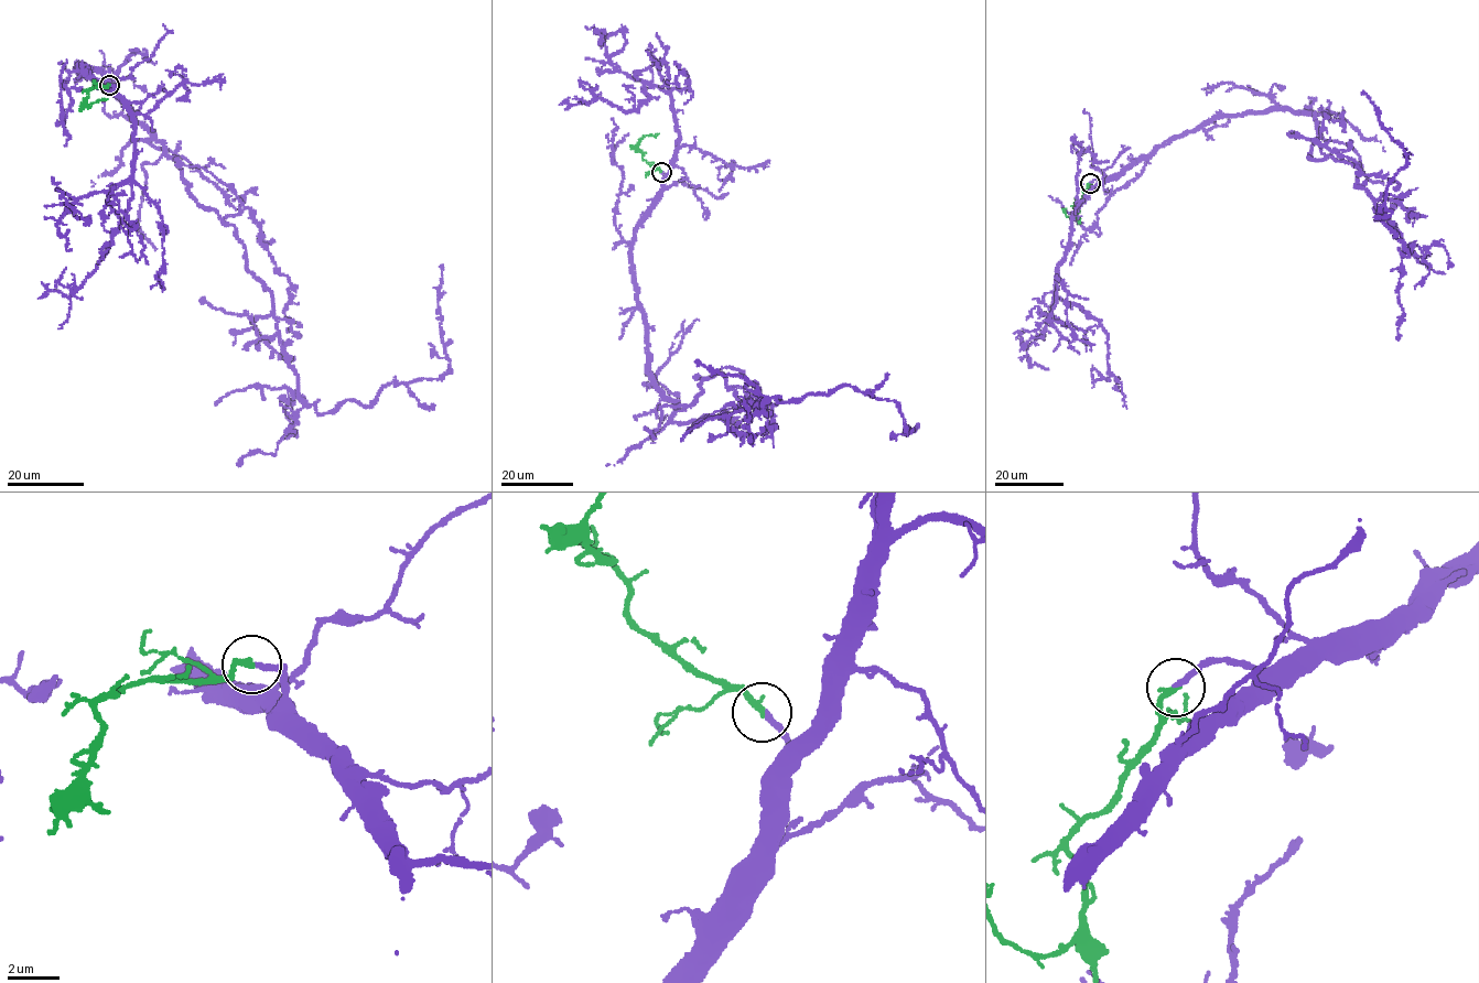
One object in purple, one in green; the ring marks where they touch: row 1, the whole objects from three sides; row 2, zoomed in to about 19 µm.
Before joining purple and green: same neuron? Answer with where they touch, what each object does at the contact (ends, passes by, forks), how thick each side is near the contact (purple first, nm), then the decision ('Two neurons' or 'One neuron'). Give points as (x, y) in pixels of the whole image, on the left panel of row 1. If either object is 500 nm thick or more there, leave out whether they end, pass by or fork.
Place: (109, 85). At the ring purple ends. At the ring green ends. Thickness 240 nm (purple) against 240 nm. One neuron

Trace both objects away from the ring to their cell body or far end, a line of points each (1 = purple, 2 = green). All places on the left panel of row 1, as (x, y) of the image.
1: (110, 85), (82, 64), (235, 228), (317, 413), (450, 371), (443, 266)
2: (109, 85), (87, 90), (85, 105), (89, 107), (107, 98)

